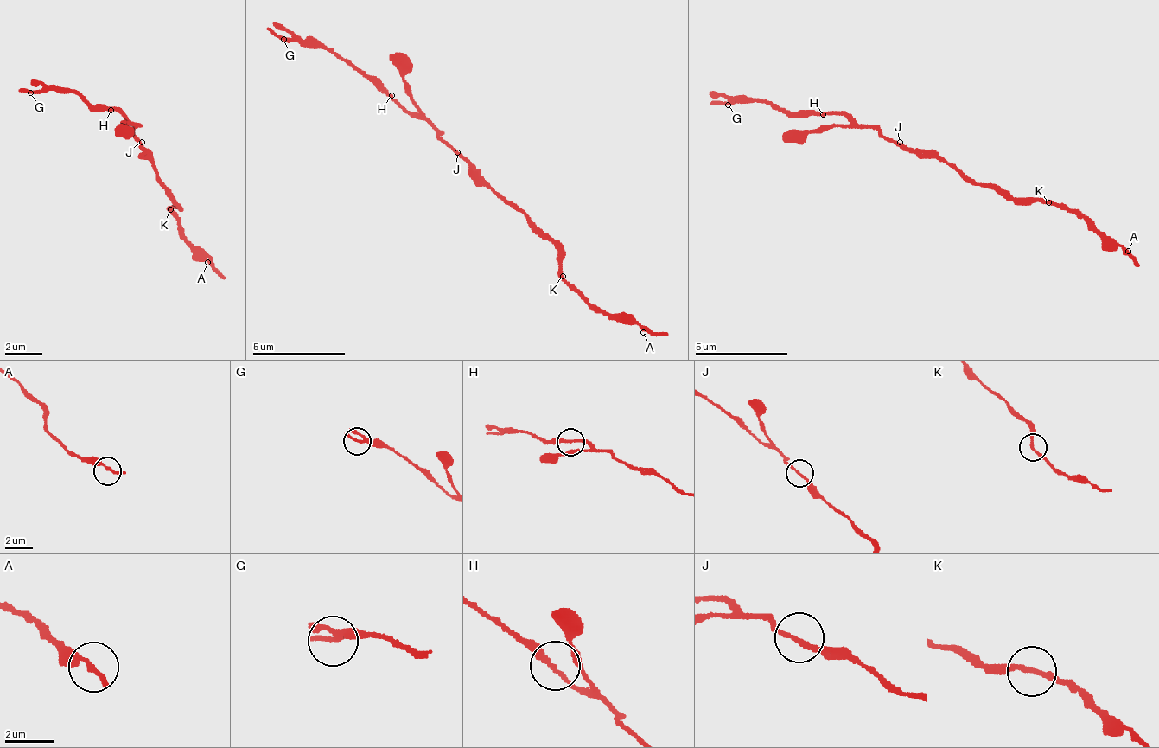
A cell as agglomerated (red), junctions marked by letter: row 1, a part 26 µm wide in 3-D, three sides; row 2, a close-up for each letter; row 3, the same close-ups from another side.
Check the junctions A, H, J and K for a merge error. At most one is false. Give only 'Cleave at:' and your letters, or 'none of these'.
Cleave at: none of these

